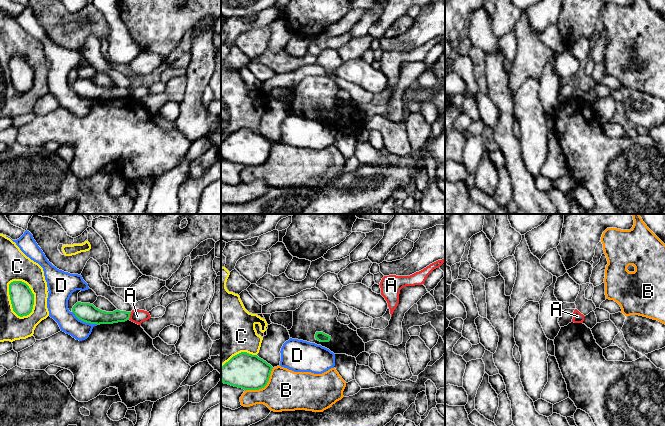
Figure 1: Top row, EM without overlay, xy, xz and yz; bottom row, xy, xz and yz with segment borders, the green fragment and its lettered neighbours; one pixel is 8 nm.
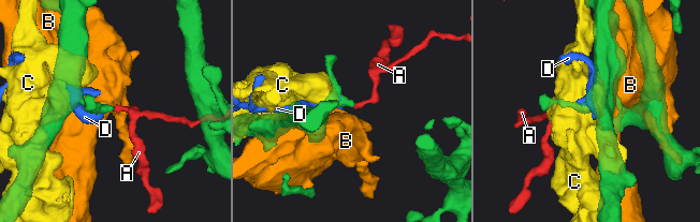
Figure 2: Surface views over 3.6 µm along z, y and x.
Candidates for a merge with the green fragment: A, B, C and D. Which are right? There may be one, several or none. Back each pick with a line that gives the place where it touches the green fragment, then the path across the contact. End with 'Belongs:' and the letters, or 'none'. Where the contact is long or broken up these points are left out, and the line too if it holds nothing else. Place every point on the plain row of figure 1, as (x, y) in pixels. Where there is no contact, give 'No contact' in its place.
Belongs: none

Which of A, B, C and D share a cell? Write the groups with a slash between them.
A / B / C / D

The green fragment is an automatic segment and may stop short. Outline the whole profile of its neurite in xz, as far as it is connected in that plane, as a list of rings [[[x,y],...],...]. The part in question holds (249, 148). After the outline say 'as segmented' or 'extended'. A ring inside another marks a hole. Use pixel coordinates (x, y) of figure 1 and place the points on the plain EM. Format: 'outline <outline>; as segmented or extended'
outline [[[241,128],[221,143],[221,157],[246,166],[264,164],[273,143],[257,131]]]; as segmented

